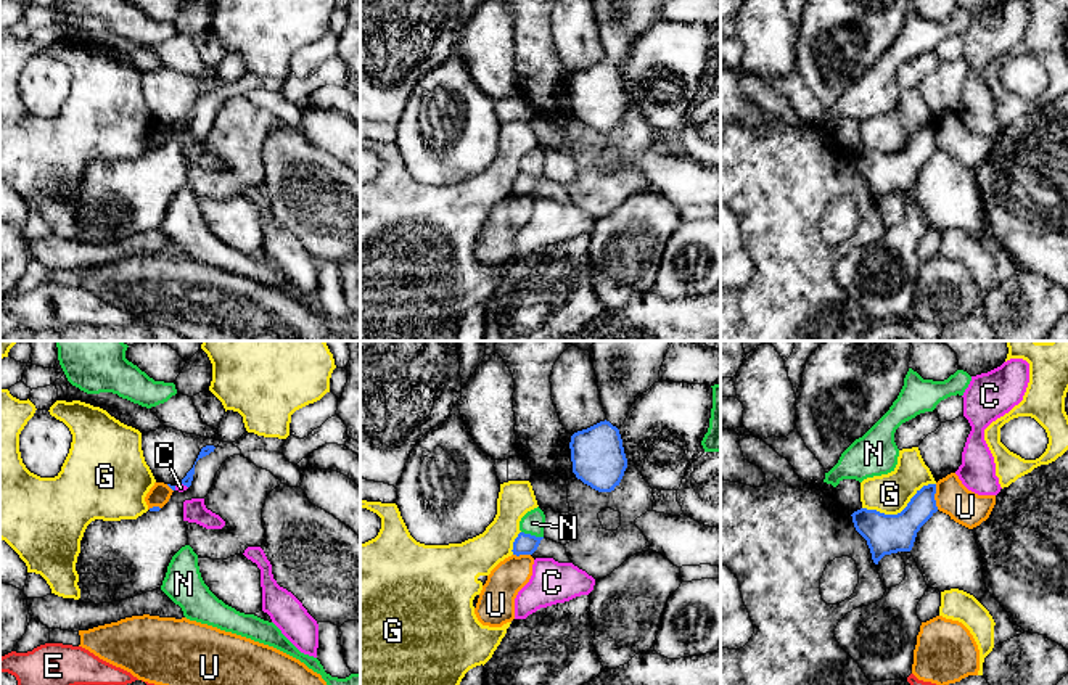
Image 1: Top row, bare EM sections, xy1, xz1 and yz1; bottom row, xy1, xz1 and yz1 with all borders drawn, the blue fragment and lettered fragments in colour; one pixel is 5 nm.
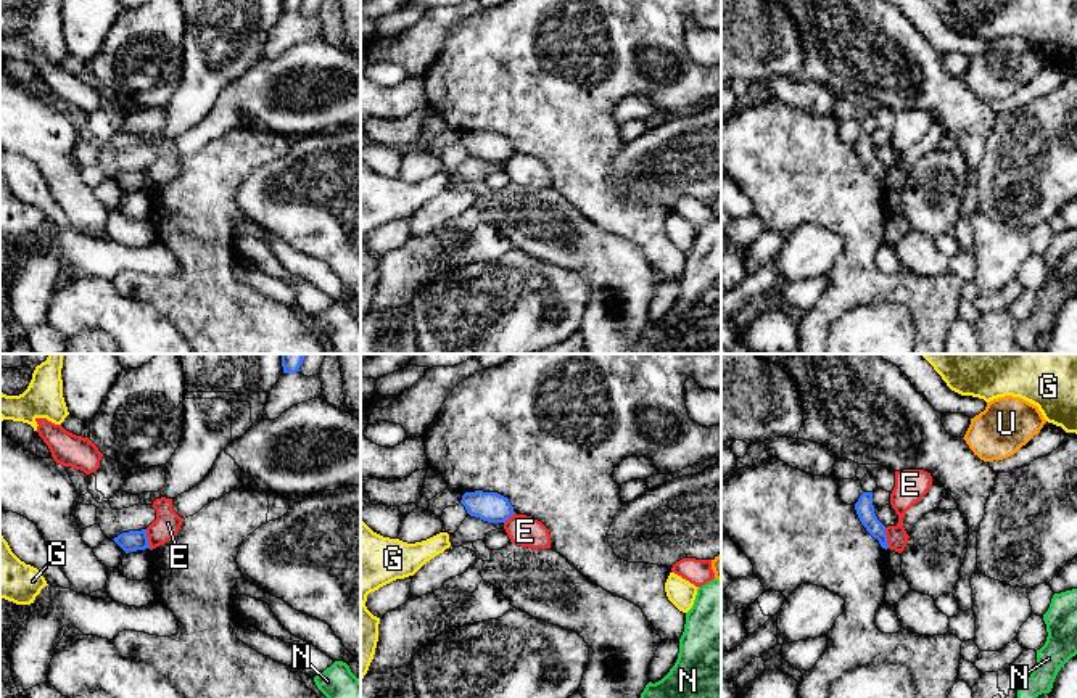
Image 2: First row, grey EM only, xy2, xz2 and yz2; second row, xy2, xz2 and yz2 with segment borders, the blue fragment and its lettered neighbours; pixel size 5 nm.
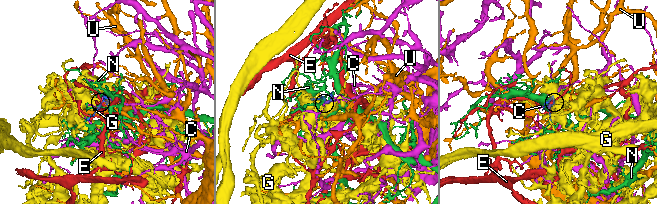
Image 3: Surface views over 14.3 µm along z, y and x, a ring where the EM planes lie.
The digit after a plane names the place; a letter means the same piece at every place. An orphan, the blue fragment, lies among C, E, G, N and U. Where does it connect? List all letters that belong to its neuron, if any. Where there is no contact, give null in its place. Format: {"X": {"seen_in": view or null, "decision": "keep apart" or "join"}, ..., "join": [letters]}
{"C": {"seen_in": "xy1", "decision": "keep apart"}, "E": {"seen_in": "yz2", "decision": "keep apart"}, "G": {"seen_in": "yz1", "decision": "keep apart"}, "N": {"seen_in": "xz1", "decision": "keep apart"}, "U": {"seen_in": "yz1", "decision": "keep apart"}, "join": []}

